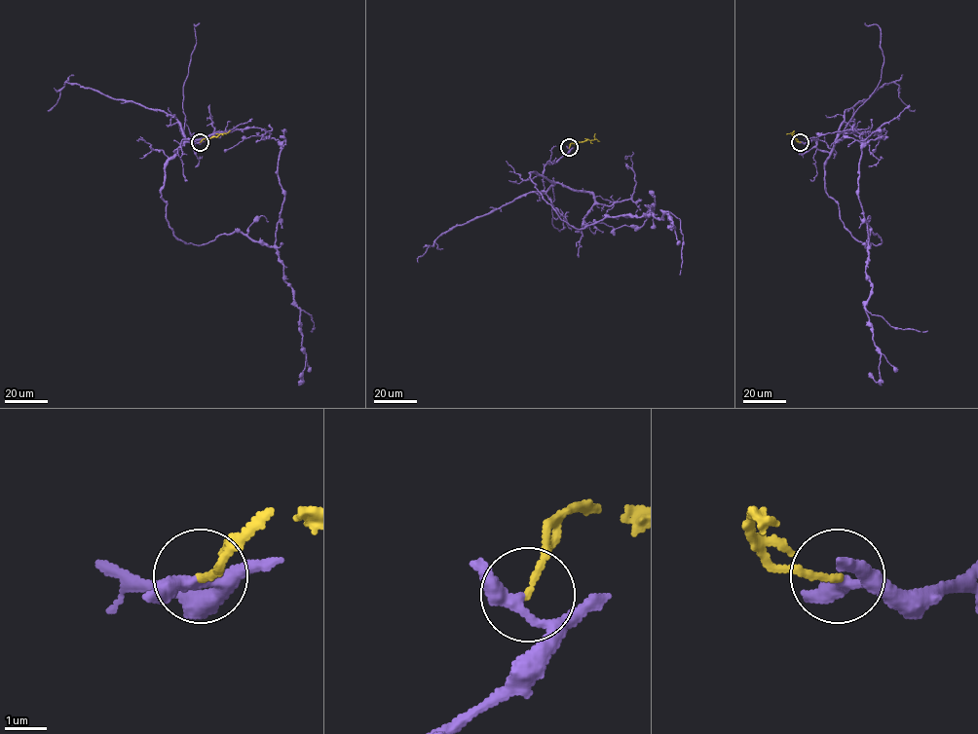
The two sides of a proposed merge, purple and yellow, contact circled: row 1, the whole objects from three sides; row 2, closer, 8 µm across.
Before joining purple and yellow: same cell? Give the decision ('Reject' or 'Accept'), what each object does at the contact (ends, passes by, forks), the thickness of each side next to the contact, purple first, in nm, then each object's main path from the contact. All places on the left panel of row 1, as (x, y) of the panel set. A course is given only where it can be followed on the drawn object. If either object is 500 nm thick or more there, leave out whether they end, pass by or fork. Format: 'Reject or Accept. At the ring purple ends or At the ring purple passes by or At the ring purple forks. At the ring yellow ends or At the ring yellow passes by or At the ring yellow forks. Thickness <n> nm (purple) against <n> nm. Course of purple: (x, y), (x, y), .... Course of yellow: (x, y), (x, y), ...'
Reject. At the ring purple passes by. At the ring yellow ends. Thickness 300 nm (purple) against 140 nm. Course of purple: (200, 142), (166, 166), (172, 234), (273, 246), (281, 142), (224, 150). Course of yellow: (200, 142), (230, 130)

